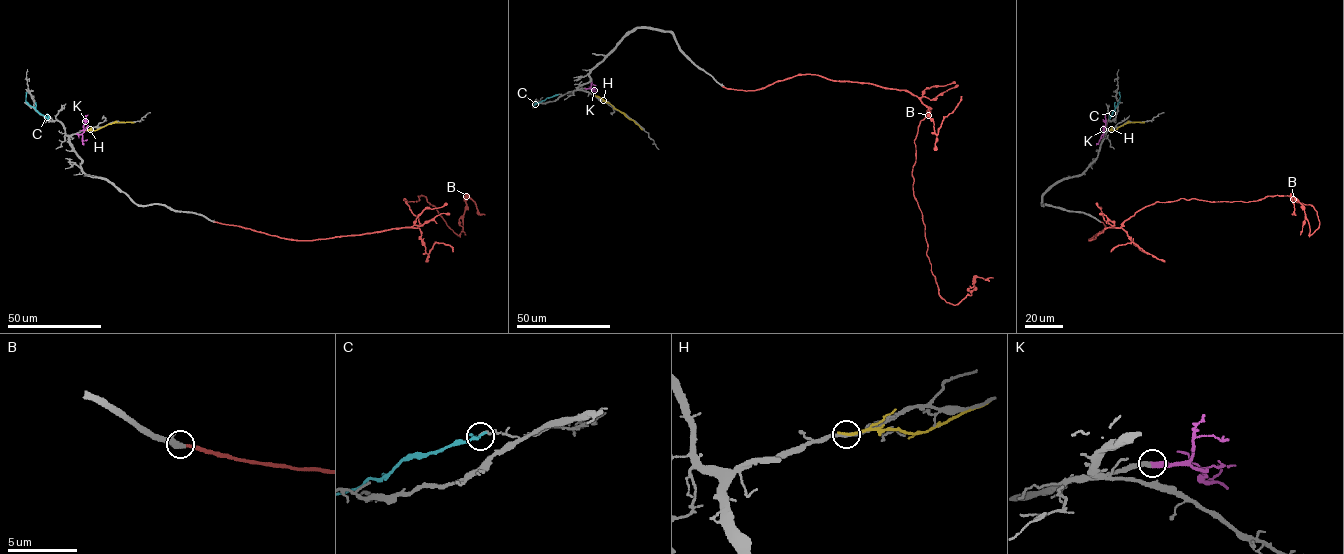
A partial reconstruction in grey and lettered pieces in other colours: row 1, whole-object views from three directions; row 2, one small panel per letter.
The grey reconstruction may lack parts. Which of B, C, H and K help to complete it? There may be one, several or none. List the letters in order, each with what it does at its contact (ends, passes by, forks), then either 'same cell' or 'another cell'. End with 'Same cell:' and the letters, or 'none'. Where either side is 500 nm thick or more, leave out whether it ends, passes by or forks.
B: it ends | another cell
C: it passes by | another cell
H: it ends | another cell
K: it passes by | same cell
Same cell: K

